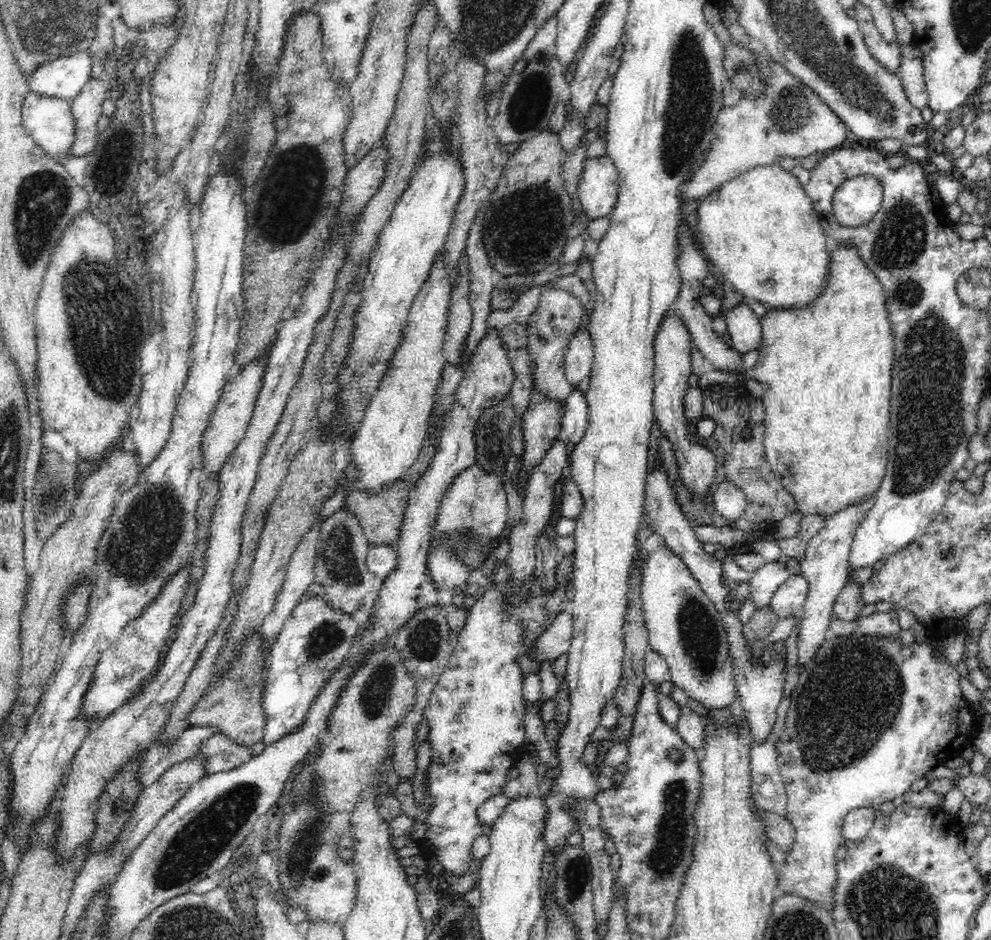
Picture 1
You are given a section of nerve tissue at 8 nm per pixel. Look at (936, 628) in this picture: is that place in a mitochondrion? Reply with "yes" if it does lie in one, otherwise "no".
no

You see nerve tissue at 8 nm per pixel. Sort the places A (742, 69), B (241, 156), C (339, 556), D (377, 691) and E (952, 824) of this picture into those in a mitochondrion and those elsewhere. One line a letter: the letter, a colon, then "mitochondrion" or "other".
A: mitochondrion
B: mitochondrion
C: mitochondrion
D: mitochondrion
E: other

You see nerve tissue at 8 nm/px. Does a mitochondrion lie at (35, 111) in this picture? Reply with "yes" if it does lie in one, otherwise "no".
no

